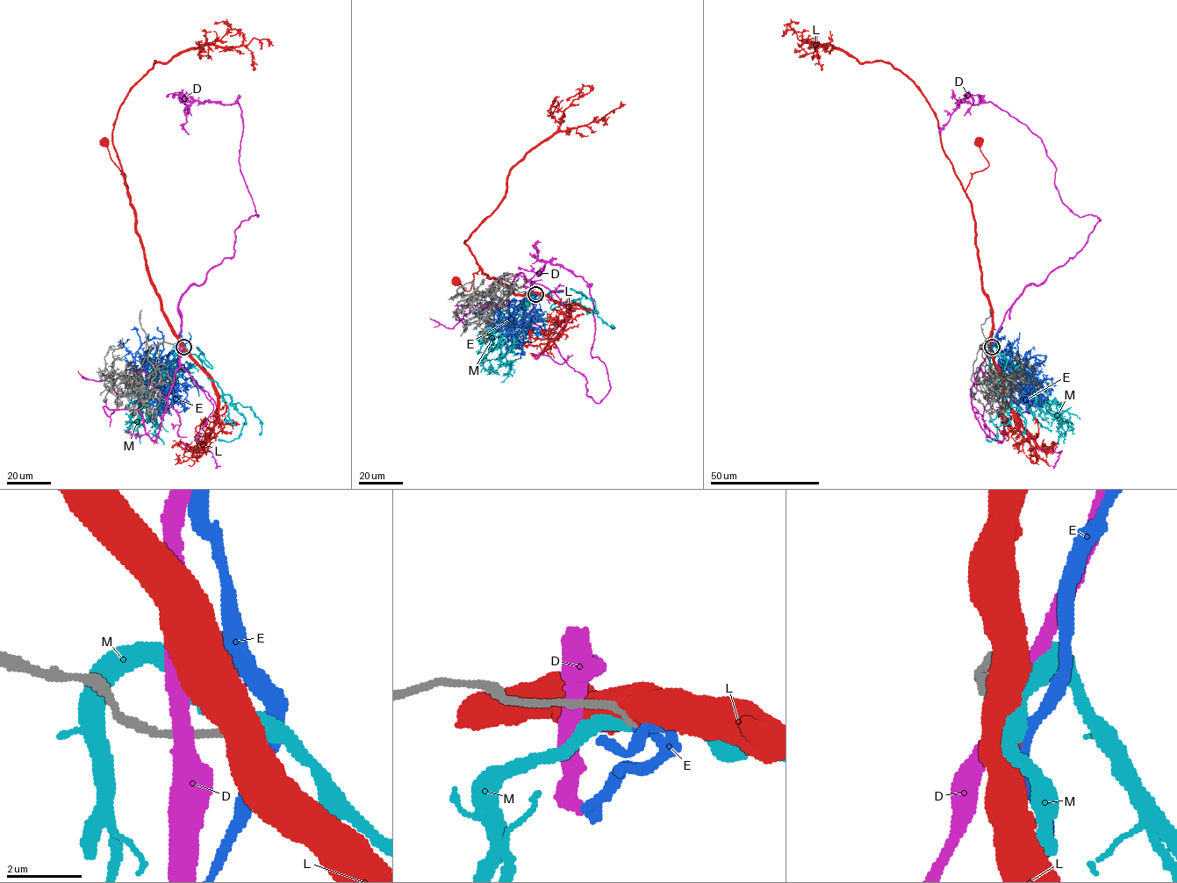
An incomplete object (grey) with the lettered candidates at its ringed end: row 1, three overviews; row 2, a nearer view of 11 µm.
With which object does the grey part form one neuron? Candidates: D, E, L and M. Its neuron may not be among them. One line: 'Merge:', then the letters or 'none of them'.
Merge: E

